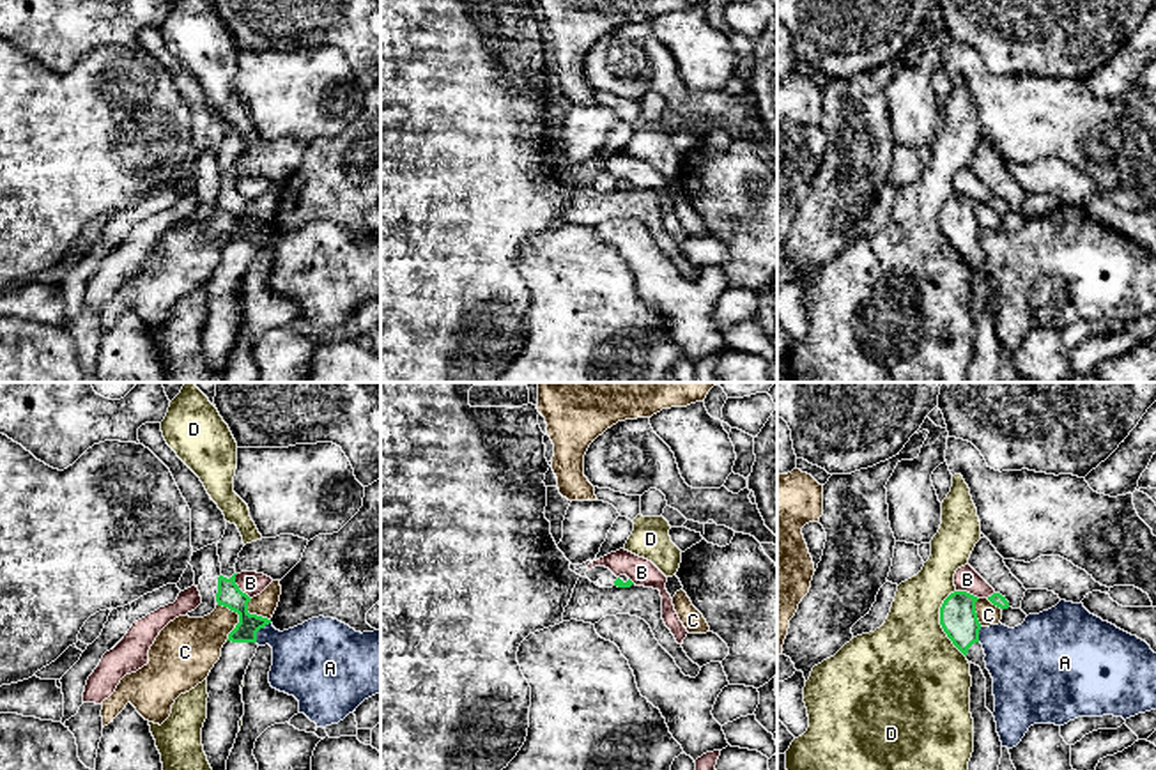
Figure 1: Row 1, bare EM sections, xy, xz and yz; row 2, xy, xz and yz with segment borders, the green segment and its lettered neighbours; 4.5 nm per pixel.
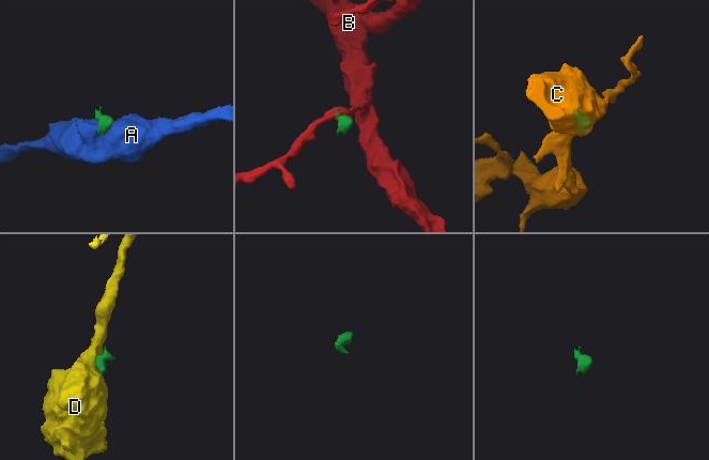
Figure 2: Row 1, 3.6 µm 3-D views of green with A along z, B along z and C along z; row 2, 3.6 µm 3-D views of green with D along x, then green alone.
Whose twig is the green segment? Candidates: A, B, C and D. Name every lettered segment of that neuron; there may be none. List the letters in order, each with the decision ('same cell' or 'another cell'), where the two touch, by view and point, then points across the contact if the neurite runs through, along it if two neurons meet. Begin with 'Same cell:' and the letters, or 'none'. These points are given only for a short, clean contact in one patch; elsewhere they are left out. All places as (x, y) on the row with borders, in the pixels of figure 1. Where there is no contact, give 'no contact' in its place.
Same cell: none
A: another cell; contact xy (259, 629); border xy (269, 622), (257, 632), (255, 641)
B: another cell; contact xy (238, 586); border xy (236, 574), (236, 585), (250, 599)
C: another cell; contact xy (239, 618); border xy (218, 604), (238, 615), (238, 623), (225, 639)
D: another cell; contact yz (940, 623); border yz (955, 590), (940, 608), (940, 627), (965, 657)

